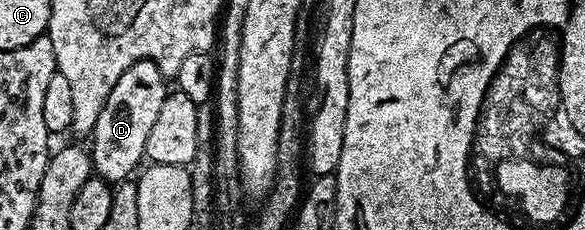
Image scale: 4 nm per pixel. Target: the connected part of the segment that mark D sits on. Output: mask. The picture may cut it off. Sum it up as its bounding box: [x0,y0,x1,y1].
[89,58,169,184]

